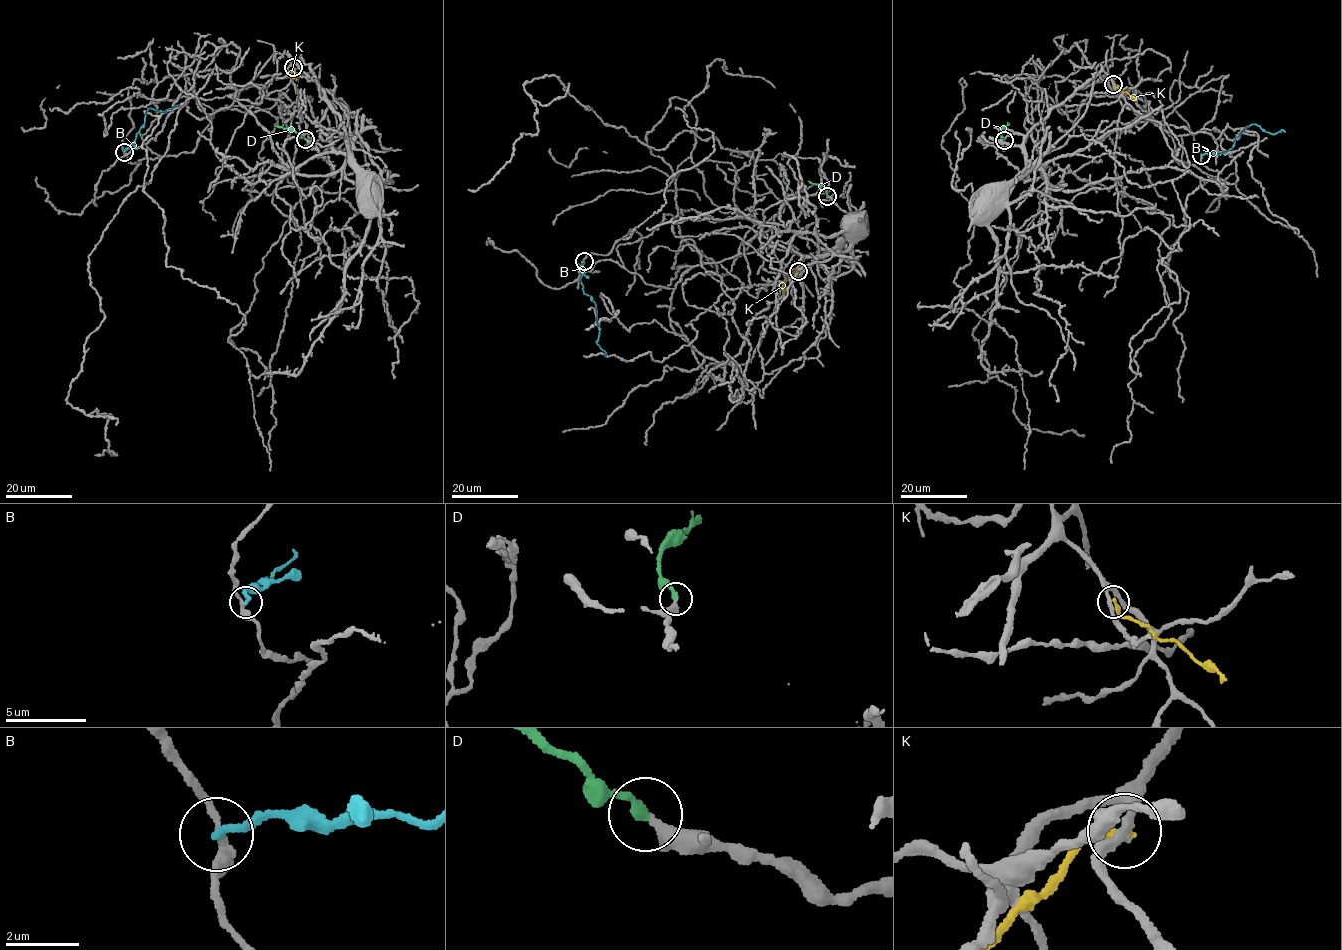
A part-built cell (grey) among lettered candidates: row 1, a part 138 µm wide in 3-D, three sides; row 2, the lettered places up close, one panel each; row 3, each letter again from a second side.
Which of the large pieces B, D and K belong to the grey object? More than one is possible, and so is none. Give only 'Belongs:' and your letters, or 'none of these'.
Belongs: D

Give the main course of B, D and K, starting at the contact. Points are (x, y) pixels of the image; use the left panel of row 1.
B: (125, 152), (134, 142), (148, 108), (166, 112), (179, 106)
D: (305, 139), (294, 131), (275, 126)
K: (293, 67), (291, 76), (297, 79)

